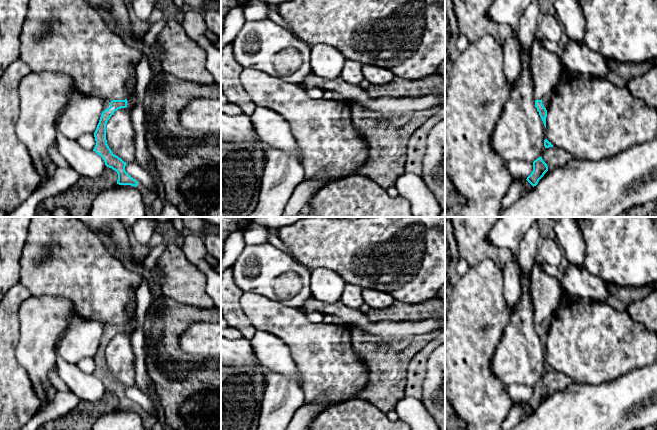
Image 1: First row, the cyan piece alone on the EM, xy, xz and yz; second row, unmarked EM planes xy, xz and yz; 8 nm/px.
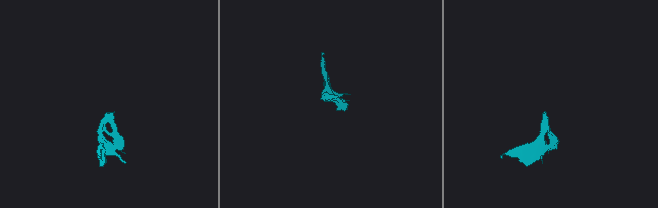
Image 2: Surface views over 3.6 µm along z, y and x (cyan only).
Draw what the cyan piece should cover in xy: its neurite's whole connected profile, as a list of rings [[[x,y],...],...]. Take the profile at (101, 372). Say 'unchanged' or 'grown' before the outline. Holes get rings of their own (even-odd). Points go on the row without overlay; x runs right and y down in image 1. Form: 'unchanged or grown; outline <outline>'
grown; outline [[[31,217],[27,240],[20,258],[20,266],[19,283],[29,290],[31,296],[62,297],[72,303],[77,315],[110,326],[110,331],[102,336],[94,356],[96,369],[93,375],[102,381],[107,391],[117,396],[117,408],[136,411],[138,405],[125,395],[127,387],[114,379],[107,368],[106,348],[115,335],[127,331],[127,305],[130,300],[130,290],[140,286],[142,277],[126,269],[123,262],[110,252],[103,239],[83,225],[76,217]]]

